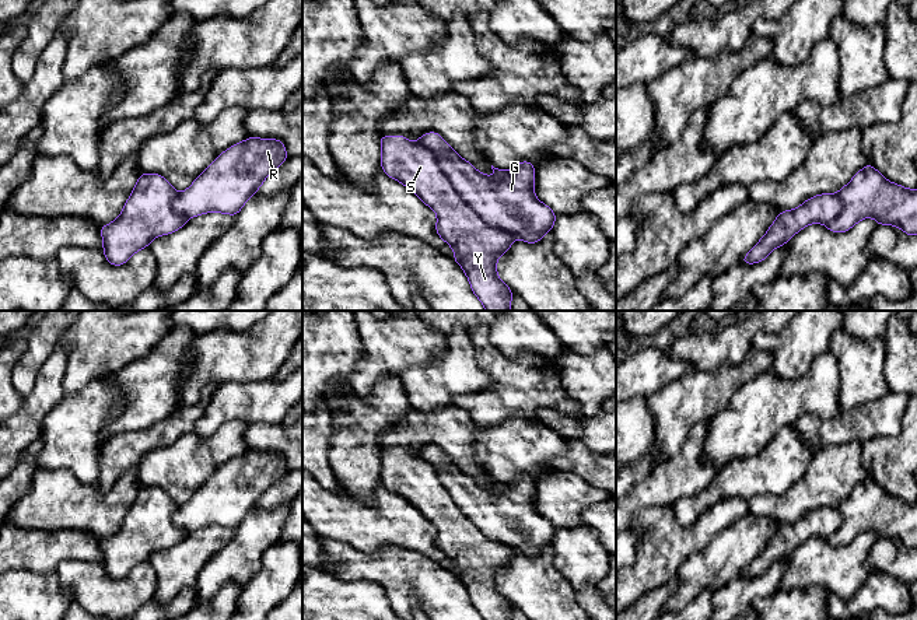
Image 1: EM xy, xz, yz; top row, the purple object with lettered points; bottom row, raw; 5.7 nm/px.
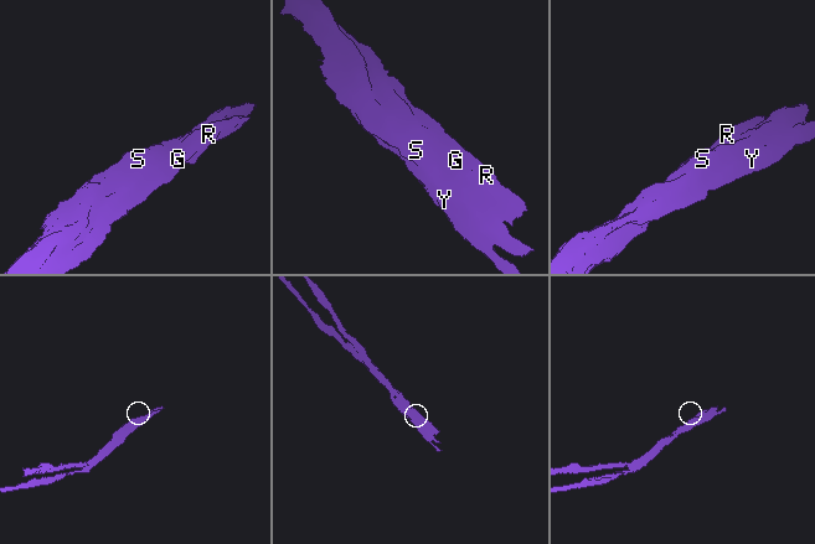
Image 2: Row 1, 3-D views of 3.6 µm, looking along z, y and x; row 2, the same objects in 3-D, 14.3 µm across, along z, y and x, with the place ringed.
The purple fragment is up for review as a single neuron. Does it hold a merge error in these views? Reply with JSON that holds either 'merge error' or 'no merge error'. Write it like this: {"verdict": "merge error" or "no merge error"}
{"verdict": "merge error"}

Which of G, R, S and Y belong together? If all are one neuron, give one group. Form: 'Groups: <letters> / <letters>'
Groups: G R / S Y

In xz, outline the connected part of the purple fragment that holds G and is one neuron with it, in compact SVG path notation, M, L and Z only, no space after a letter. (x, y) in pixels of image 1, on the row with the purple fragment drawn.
M437 132L420 136L417 143L434 153L454 189L487 224L528 244L552 232L556 214L535 196L533 164L521 161L507 171L491 165L493 178L459 157Z

